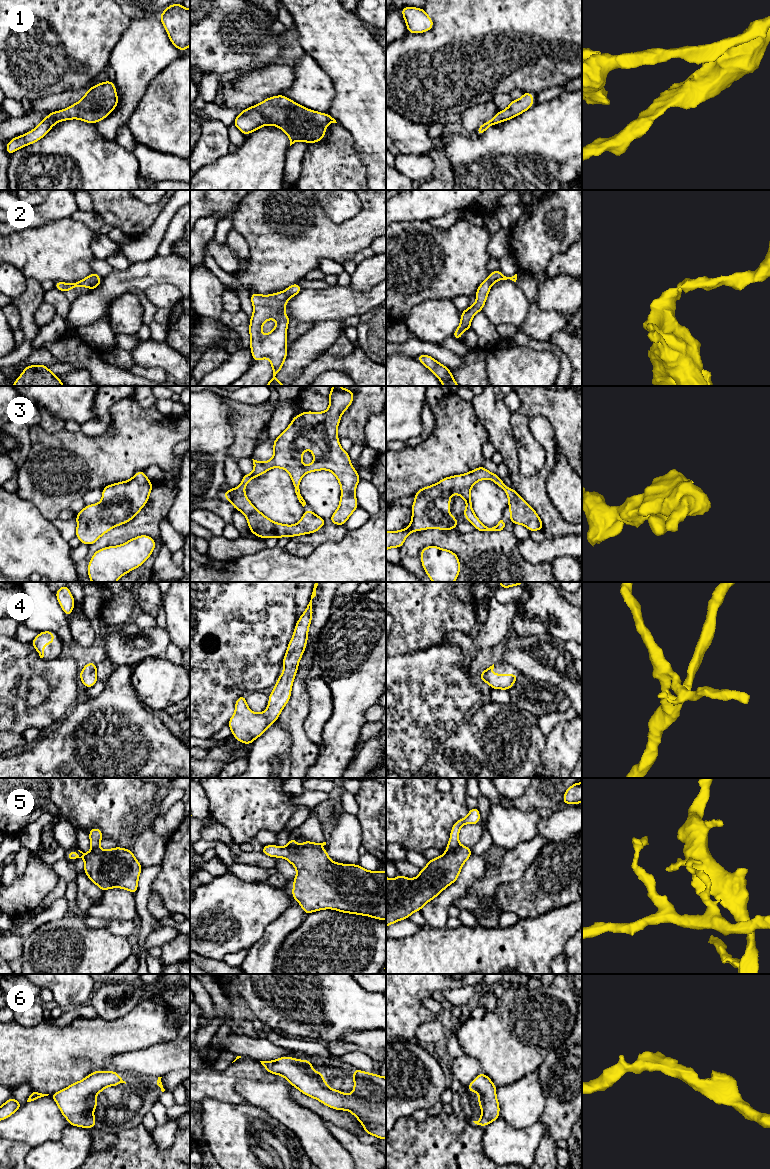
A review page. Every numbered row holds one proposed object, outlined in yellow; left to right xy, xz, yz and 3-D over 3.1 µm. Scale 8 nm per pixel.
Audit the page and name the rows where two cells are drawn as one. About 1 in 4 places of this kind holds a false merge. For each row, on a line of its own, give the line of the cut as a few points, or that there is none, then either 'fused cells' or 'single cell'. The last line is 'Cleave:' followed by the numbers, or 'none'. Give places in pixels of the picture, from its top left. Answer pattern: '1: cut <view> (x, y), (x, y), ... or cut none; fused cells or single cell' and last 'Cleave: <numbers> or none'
1: cut none; single cell
2: cut none; single cell
3: cut none; single cell
4: cut none; single cell
5: cut yz (459, 844), (455, 848), (447, 850); fused cells
6: cut none; single cell
Cleave: 5

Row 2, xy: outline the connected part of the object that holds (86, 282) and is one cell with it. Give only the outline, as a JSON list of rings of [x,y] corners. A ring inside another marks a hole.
[[[92,273],[88,277],[75,282],[75,283],[64,283],[57,281],[54,283],[54,287],[61,290],[62,292],[73,290],[75,287],[88,287],[90,290],[94,290],[101,283],[101,278],[97,273]]]

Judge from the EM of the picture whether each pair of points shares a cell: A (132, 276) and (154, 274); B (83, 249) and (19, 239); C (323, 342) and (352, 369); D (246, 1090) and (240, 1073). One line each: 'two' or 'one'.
A: one
B: one
C: two
D: two

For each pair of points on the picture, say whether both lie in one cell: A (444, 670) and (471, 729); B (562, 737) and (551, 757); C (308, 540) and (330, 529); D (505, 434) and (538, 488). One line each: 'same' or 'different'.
A: different
B: same
C: same
D: same

